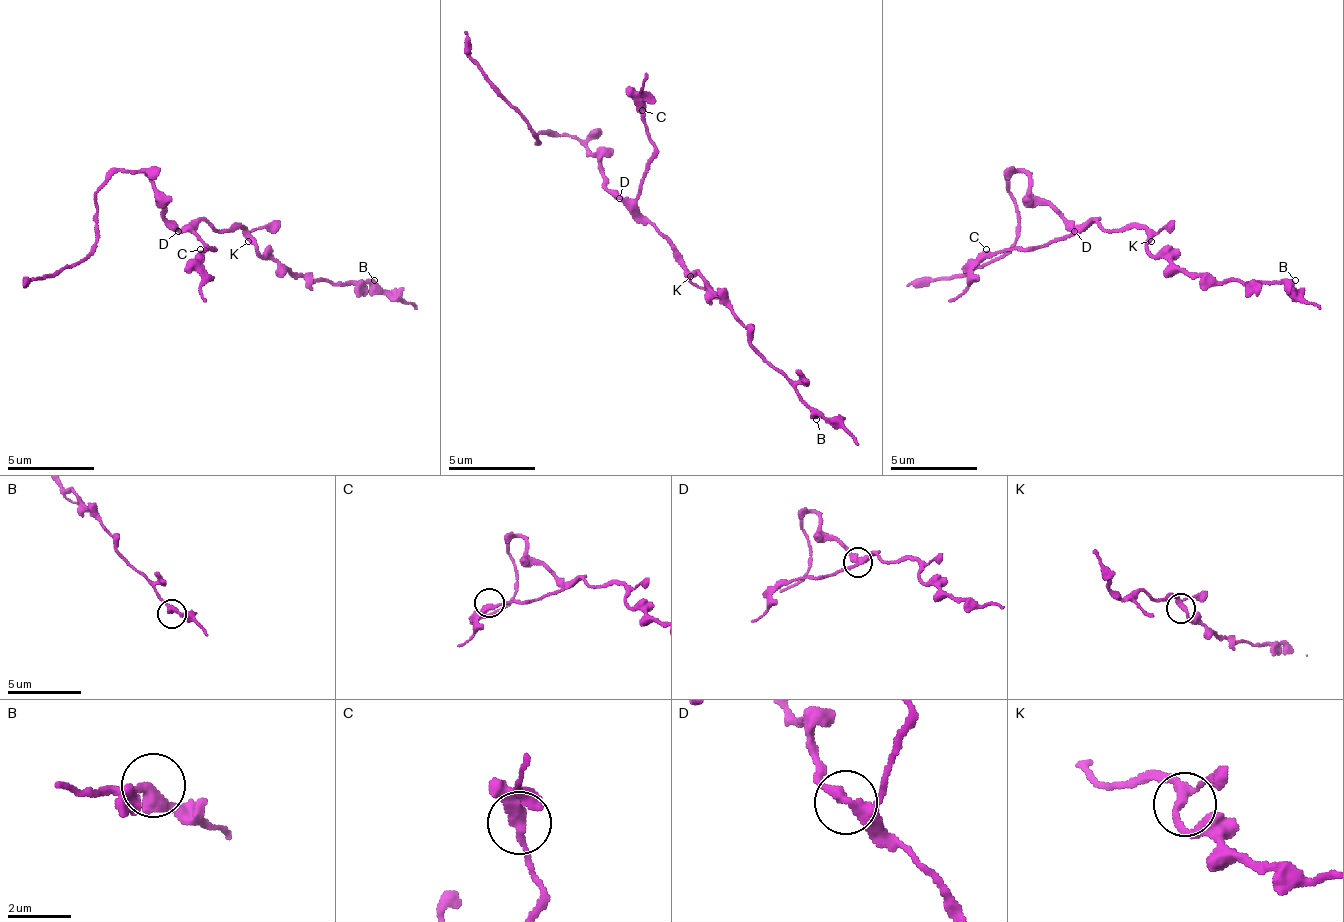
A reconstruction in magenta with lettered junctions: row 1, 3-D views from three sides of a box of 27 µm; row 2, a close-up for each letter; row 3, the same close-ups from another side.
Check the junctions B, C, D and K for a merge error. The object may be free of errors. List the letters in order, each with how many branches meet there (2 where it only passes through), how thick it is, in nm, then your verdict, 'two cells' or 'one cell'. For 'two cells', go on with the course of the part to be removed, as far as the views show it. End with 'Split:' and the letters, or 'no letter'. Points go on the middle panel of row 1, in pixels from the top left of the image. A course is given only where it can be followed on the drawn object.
B: 2 branches meet; 360 nm thick; one cell
C: 2 branches meet; 320 nm thick; one cell
D: 3 branches meet; 280 nm thick; one cell
K: 3 branches meet; 240 nm thick; one cell
Split: no letter

